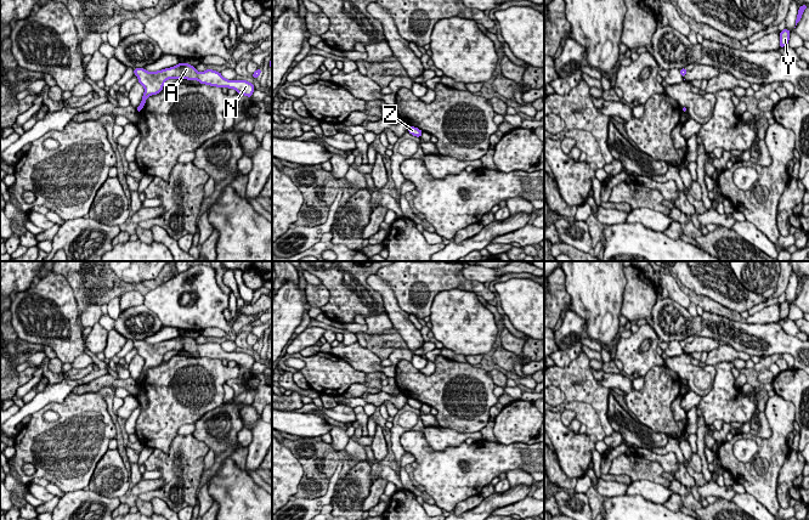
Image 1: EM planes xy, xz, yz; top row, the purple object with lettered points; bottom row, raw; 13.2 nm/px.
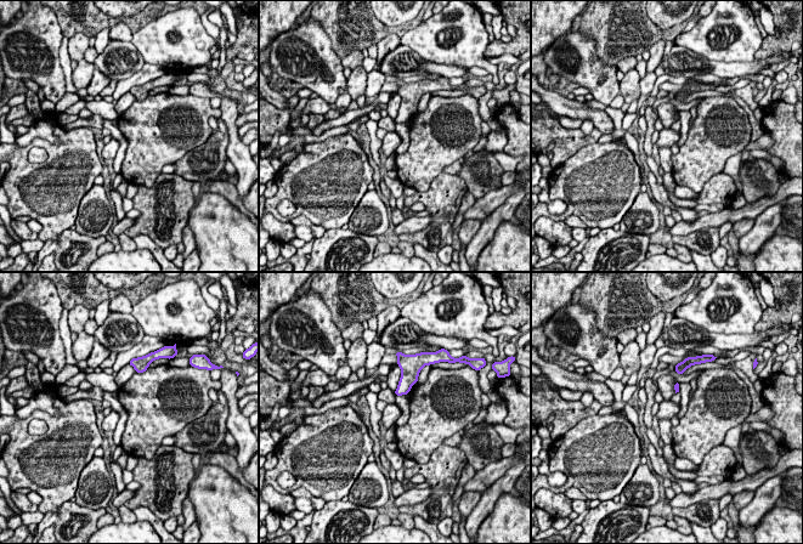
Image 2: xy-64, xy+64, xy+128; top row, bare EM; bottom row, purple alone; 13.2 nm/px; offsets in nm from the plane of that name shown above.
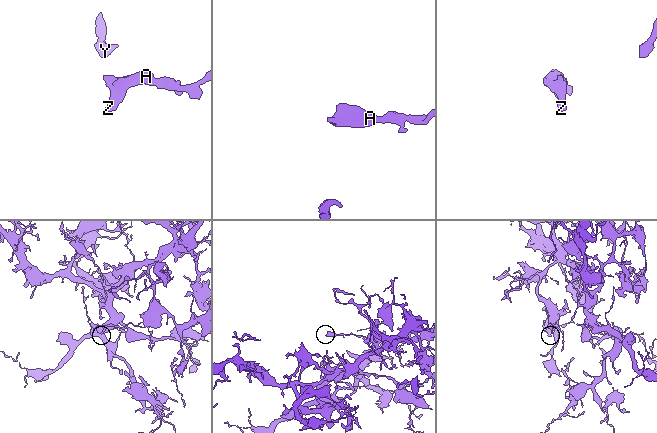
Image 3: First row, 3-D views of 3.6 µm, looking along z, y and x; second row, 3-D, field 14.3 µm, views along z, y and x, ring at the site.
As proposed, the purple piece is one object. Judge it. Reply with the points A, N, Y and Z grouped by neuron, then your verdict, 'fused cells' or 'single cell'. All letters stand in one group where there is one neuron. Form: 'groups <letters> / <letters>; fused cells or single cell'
groups A N Y Z; single cell

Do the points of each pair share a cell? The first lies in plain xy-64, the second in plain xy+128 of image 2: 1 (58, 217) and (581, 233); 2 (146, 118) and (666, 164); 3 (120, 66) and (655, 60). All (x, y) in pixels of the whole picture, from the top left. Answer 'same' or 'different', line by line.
1: different
2: different
3: different

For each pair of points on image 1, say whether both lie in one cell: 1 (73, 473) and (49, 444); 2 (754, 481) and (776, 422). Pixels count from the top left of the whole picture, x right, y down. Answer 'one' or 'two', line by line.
1: one
2: one

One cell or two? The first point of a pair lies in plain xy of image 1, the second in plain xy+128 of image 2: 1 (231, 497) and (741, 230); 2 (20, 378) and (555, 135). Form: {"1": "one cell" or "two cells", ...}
{"1": "two cells", "2": "one cell"}

